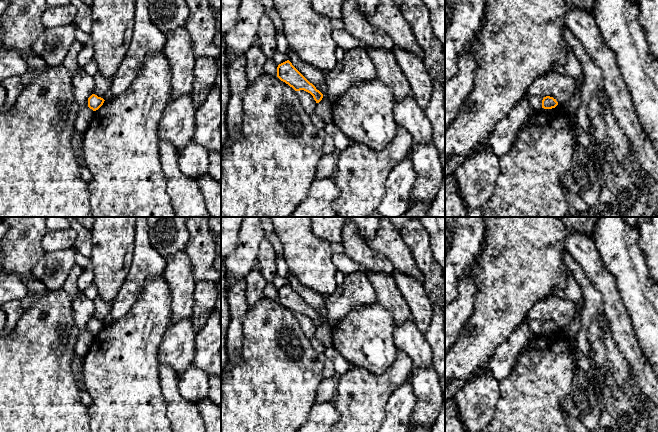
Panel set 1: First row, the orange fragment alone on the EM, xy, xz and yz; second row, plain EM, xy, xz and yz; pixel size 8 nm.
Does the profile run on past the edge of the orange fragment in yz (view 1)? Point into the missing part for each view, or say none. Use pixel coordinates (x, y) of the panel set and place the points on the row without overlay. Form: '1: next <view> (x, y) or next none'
1: next none

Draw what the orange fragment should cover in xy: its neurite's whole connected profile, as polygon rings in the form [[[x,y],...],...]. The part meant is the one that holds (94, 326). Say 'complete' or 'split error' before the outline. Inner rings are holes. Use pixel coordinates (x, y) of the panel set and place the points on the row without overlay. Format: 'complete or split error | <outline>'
complete | [[[92,318],[89,322],[88,322],[88,331],[90,333],[92,333],[93,335],[98,334],[104,327],[104,323],[101,321],[98,321],[95,318]]]

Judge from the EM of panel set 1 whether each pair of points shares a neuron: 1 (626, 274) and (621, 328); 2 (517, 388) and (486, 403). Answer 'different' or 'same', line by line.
1: different
2: different

